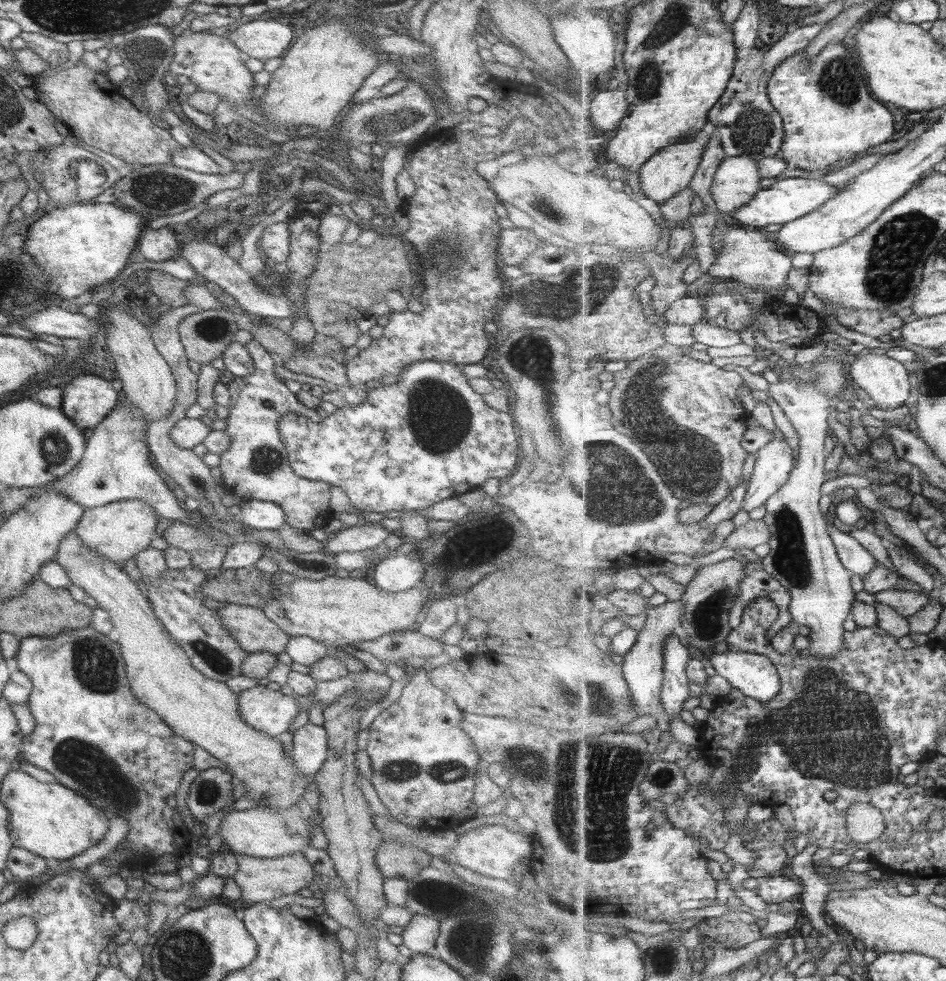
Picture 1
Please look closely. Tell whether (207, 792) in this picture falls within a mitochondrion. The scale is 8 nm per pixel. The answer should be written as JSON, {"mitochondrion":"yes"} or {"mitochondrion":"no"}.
{"mitochondrion":"yes"}

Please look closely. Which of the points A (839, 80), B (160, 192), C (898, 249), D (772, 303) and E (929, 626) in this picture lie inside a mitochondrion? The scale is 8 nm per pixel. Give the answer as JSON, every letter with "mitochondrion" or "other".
{"A":"mitochondrion","B":"mitochondrion","C":"mitochondrion","D":"other","E":"other"}

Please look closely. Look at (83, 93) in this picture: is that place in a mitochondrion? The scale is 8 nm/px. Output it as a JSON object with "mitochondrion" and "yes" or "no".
{"mitochondrion":"no"}

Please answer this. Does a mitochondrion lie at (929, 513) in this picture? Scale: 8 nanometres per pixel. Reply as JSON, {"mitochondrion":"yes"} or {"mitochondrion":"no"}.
{"mitochondrion":"yes"}

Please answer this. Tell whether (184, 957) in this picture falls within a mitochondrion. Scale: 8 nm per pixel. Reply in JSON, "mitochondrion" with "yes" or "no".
{"mitochondrion":"yes"}

